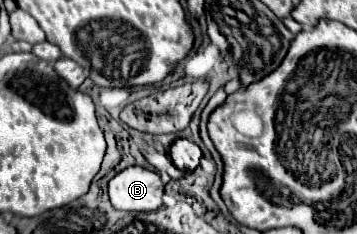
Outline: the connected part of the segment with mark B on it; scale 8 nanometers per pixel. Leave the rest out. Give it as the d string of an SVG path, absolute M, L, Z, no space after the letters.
M127 167L109 181L109 201L119 211L155 211L161 207L163 181L145 167Z

